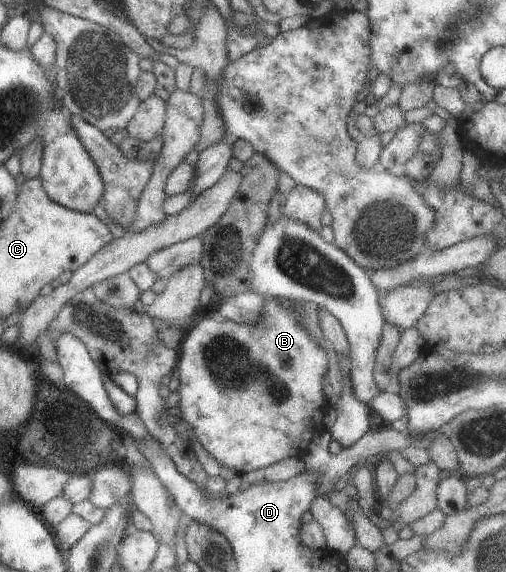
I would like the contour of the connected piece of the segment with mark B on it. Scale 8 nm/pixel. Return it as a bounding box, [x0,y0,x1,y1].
[172,297,329,475]

